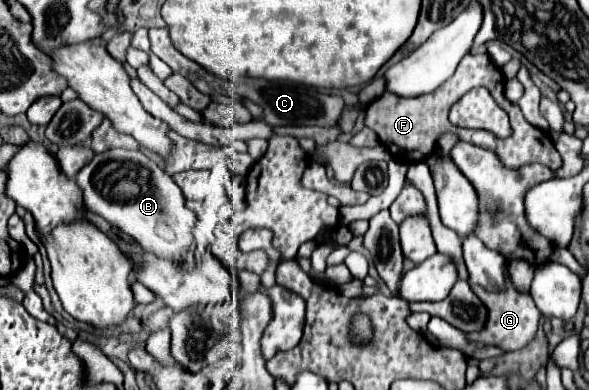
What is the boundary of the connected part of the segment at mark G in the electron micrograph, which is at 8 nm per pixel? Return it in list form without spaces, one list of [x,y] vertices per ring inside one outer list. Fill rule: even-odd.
[[[510,281],[504,293],[488,293],[478,287],[472,289],[484,301],[484,305],[488,305],[488,329],[484,329],[484,333],[468,333],[468,337],[476,337],[476,341],[484,341],[486,345],[500,347],[502,351],[520,351],[534,339],[540,323],[540,311],[536,309],[530,295],[518,293]]]

